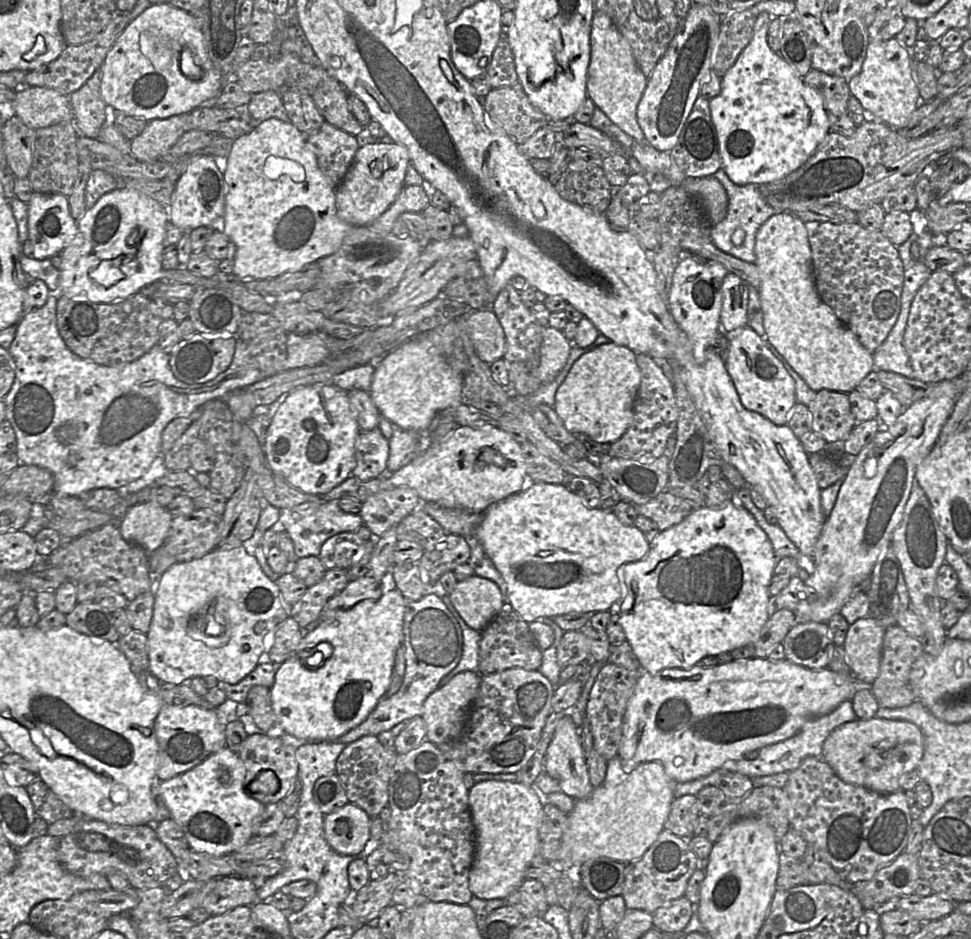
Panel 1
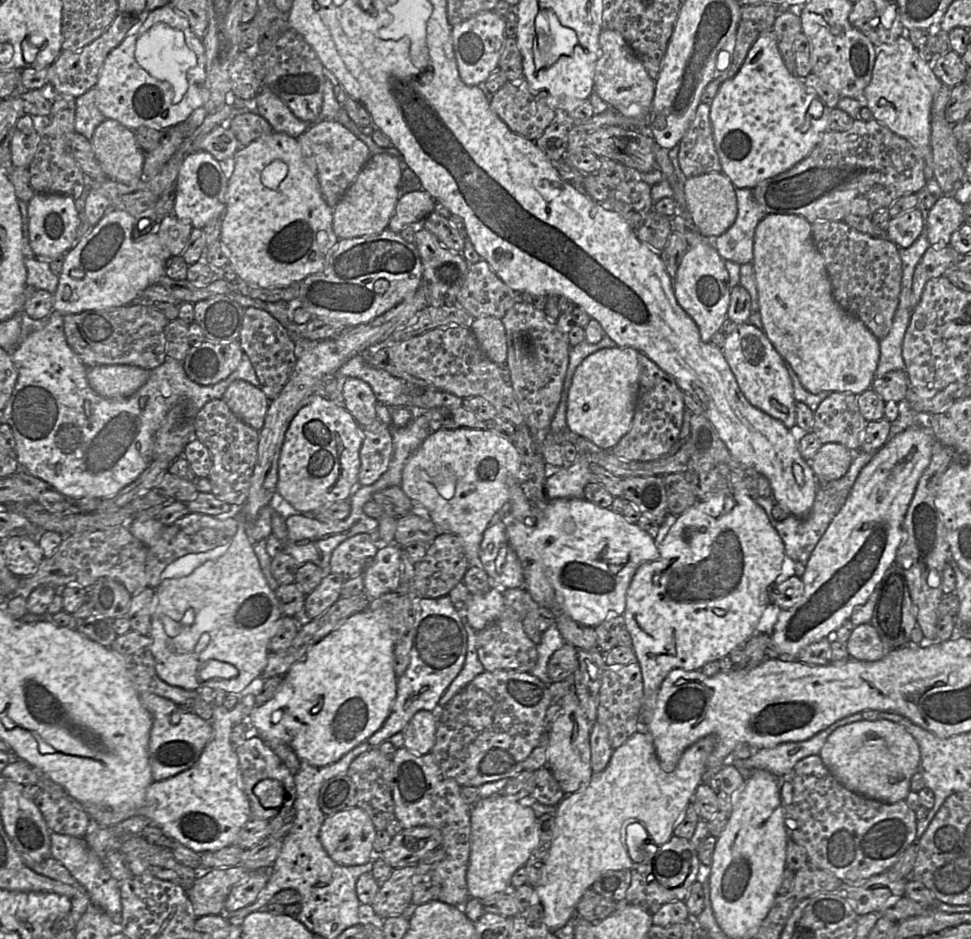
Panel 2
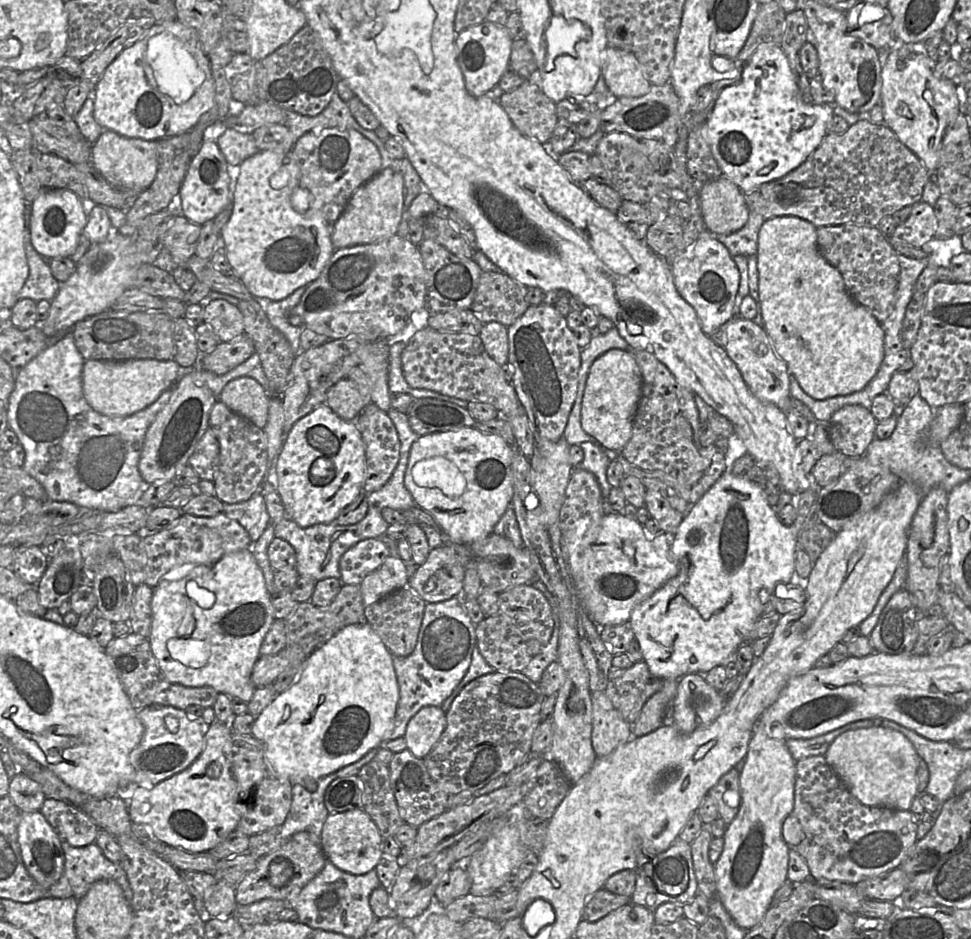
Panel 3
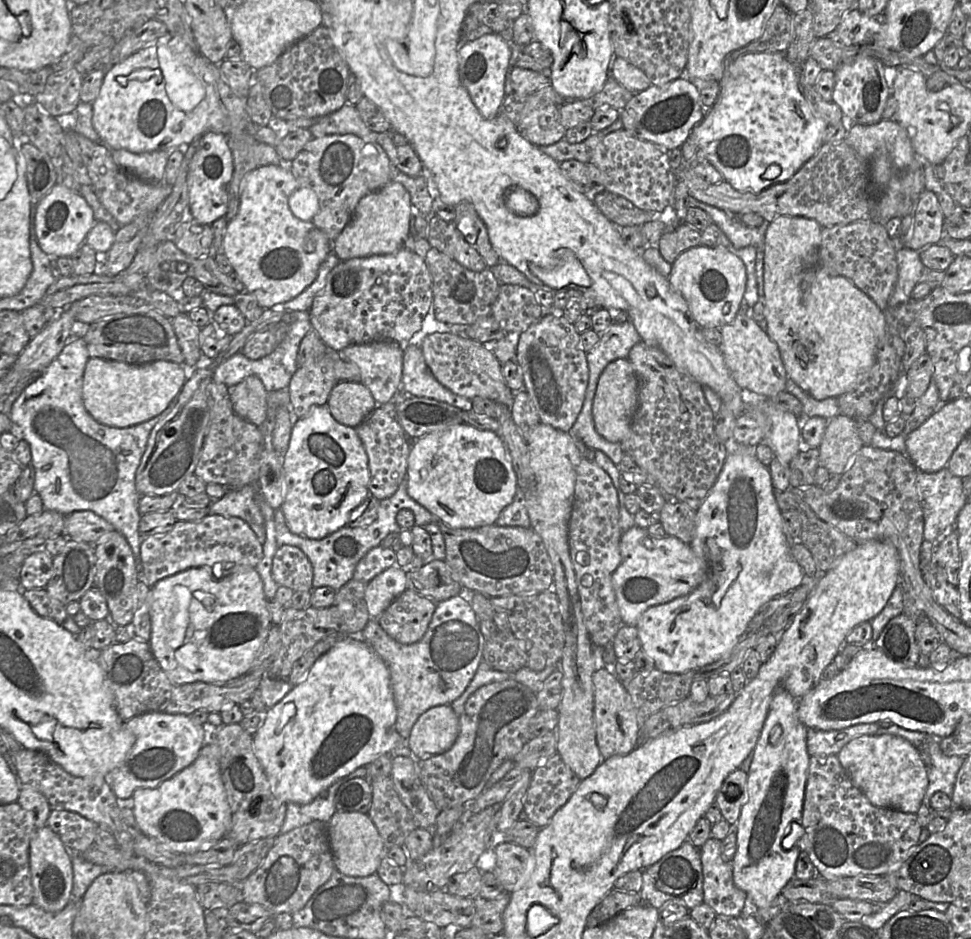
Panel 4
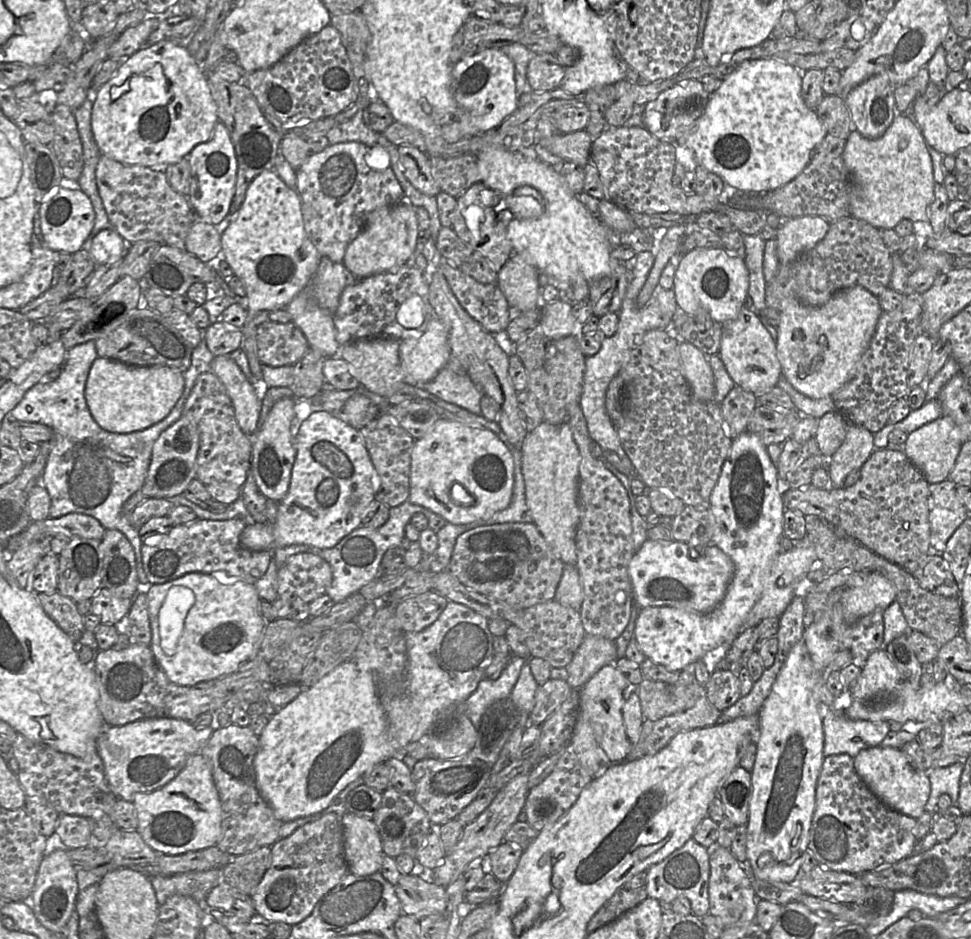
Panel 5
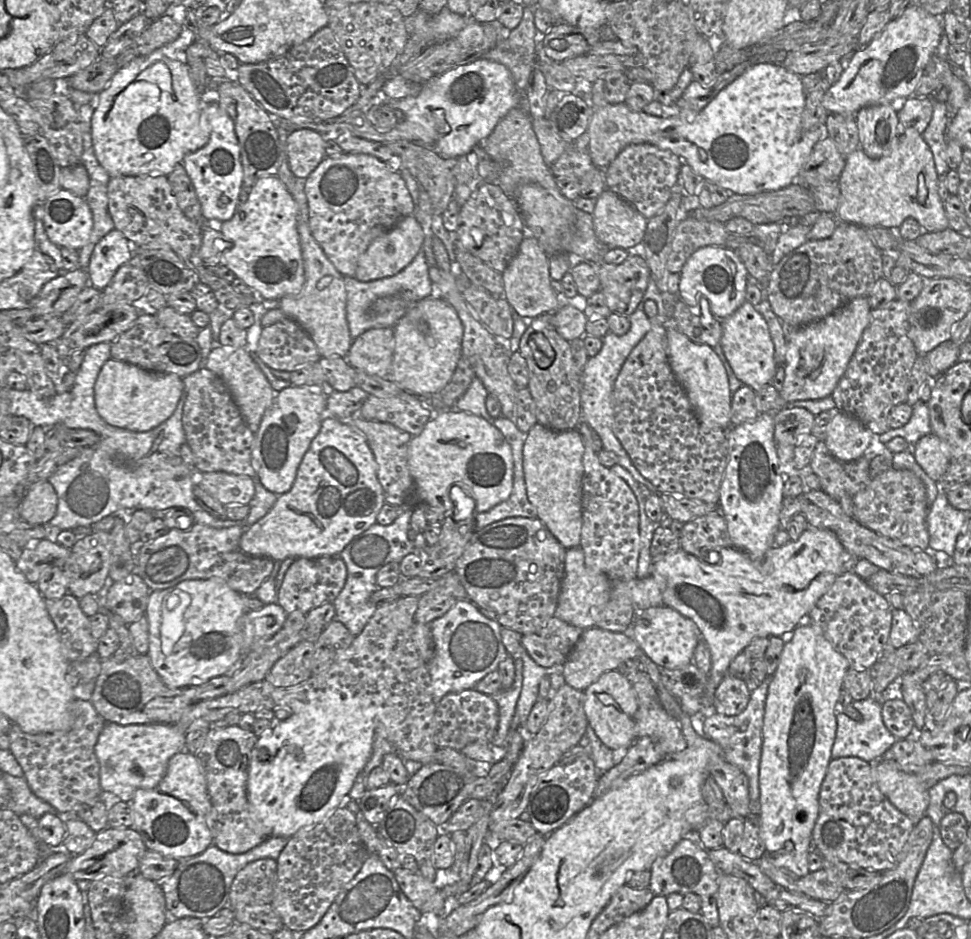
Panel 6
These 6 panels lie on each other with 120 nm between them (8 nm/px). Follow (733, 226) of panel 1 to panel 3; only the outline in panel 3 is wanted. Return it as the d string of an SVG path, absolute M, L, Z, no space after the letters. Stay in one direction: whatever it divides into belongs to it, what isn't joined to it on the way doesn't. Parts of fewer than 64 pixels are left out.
M749 210L748 221L741 229L730 234L717 234L715 237L732 257L755 255L758 249L758 233L765 220L759 213Z

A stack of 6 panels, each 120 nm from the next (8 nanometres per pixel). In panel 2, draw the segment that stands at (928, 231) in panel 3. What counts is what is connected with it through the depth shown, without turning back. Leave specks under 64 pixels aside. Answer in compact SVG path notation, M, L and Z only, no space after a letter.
M918 207L893 217L886 229L887 238L899 248L910 247L925 228L922 212Z

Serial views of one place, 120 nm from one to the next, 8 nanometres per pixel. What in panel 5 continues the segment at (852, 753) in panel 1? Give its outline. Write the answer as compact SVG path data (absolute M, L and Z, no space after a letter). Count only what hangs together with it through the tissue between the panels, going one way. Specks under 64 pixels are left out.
M882 746L866 748L853 761L859 777L887 807L916 820L924 813L931 791L928 774L914 768L900 749Z

